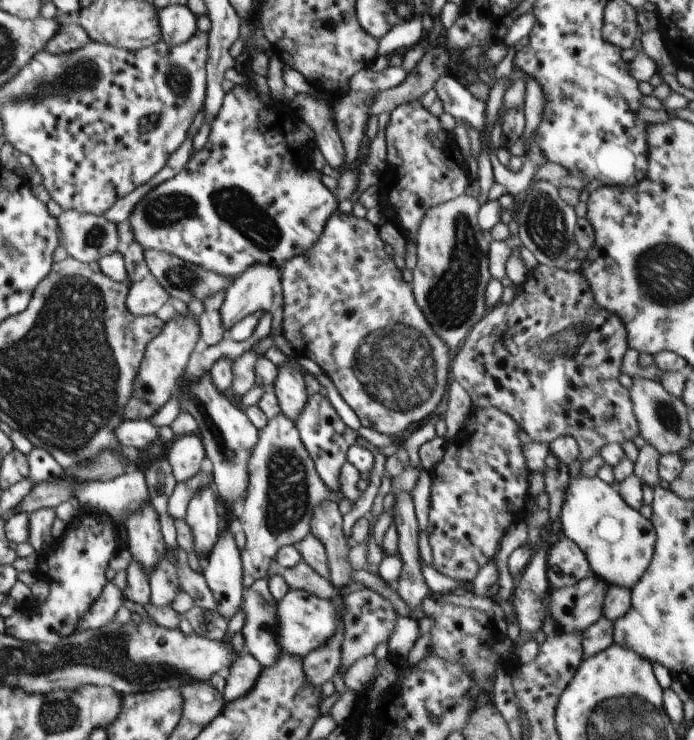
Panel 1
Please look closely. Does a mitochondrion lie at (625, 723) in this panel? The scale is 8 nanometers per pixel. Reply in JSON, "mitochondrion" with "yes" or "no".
{"mitochondrion":"yes"}

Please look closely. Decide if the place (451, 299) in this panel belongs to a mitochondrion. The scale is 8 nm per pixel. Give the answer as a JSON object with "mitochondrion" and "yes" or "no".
{"mitochondrion":"yes"}

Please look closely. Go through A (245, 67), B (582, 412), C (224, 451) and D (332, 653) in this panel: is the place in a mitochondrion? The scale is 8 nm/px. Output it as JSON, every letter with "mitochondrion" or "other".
{"A":"other","B":"other","C":"mitochondrion","D":"other"}

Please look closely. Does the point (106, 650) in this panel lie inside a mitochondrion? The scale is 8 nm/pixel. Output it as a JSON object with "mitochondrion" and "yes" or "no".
{"mitochondrion":"yes"}

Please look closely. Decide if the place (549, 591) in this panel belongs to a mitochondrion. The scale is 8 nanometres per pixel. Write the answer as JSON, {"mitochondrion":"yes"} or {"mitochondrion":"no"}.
{"mitochondrion":"no"}

